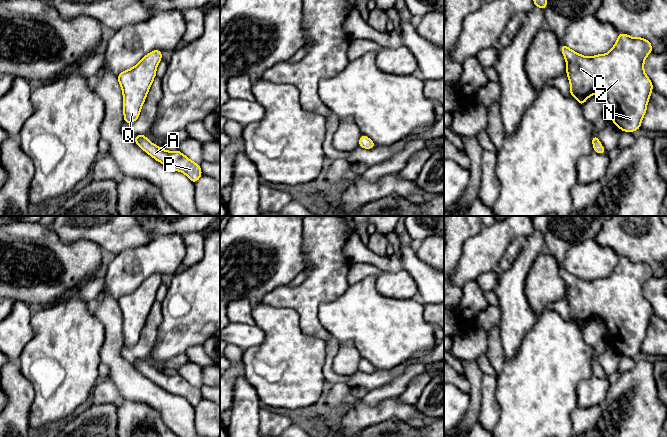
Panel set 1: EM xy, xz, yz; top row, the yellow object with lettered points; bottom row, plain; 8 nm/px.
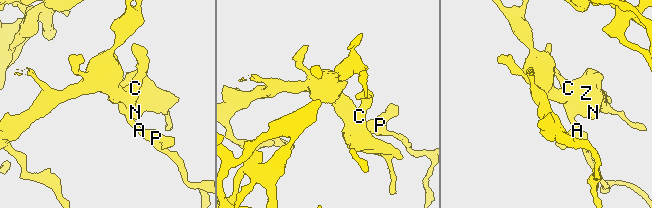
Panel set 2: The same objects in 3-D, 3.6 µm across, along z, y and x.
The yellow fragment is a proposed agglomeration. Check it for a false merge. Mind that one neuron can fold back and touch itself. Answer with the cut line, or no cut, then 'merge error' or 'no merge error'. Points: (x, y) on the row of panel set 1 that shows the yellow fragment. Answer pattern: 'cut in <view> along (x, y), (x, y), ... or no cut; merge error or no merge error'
no cut; no merge error

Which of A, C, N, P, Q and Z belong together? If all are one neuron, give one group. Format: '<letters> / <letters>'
A C N P Q Z

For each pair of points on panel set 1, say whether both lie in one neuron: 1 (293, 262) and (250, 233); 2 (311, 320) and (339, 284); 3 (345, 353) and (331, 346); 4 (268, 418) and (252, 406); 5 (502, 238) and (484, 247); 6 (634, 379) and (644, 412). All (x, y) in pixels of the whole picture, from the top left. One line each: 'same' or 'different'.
1: same
2: same
3: different
4: different
5: same
6: same

